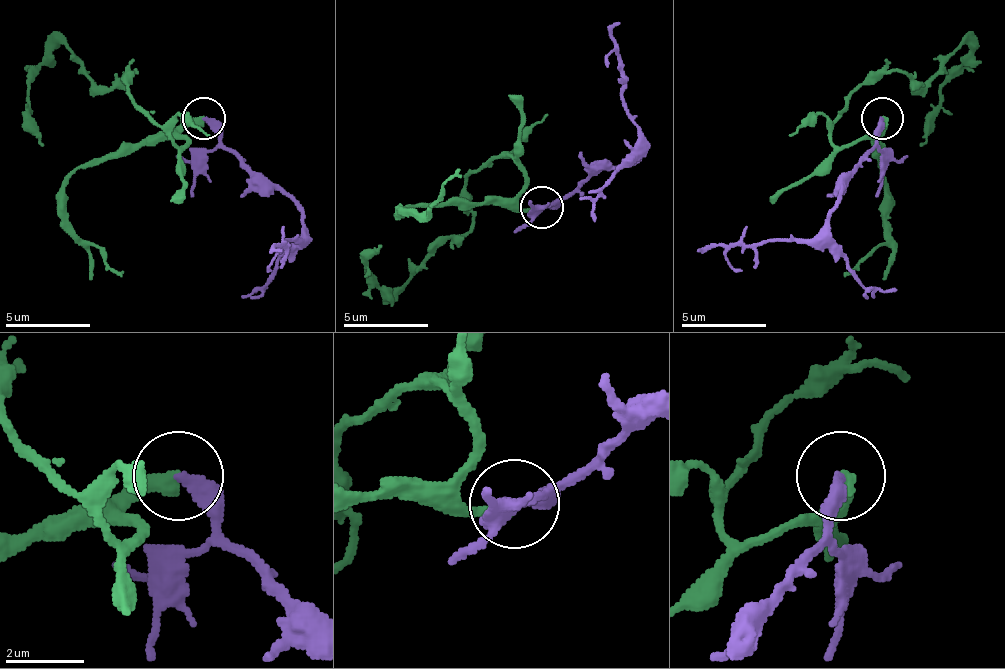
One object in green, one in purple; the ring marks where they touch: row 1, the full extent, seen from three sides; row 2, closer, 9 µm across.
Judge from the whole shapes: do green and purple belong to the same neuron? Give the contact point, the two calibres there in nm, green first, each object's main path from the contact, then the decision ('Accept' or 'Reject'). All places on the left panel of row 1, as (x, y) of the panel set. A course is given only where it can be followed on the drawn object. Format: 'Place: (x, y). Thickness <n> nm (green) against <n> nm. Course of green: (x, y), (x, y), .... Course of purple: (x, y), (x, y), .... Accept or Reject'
Place: (204, 118). Thickness 320 nm (green) against 300 nm. Course of green: (203, 117), (181, 147), (131, 96), (135, 70), (101, 87), (59, 45), (29, 87), (42, 147). Course of purple: (203, 117), (253, 172), (287, 197), (304, 235), (275, 244), (283, 252). Reject

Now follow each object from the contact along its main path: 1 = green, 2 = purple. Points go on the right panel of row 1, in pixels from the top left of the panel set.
1: (883, 117), (836, 147), (849, 96), (900, 70), (921, 87), (963, 45), (921, 147)
2: (883, 117), (874, 147), (849, 172), (841, 197), (815, 235), (705, 244), (697, 252)

